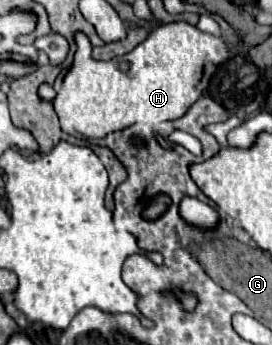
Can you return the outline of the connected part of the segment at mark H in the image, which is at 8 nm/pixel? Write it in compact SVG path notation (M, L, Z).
M187 22L157 26L135 50L109 62L95 60L91 50L89 38L83 32L75 32L73 64L63 78L63 92L73 108L73 126L83 138L103 138L135 122L181 118L203 92L201 78L205 66L209 62L217 66L229 58L223 38L201 32Z

